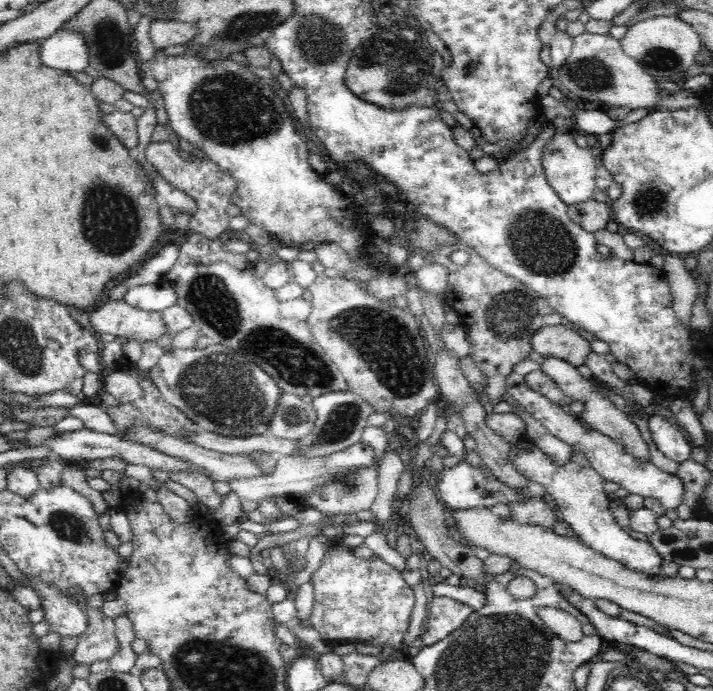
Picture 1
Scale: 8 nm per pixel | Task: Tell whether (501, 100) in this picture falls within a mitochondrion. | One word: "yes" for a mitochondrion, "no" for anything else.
no

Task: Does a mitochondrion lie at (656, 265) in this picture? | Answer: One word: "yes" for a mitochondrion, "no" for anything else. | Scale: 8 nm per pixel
no

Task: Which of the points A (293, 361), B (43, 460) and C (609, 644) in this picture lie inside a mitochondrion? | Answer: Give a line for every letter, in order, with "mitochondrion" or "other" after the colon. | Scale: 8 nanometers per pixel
A: mitochondrion
B: other
C: other

